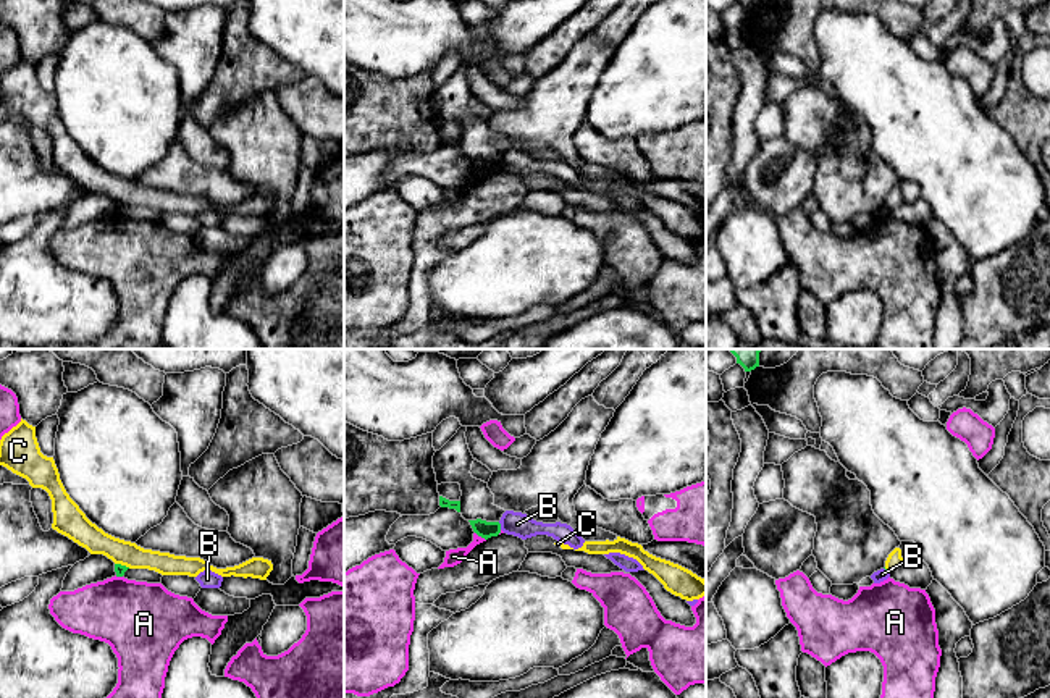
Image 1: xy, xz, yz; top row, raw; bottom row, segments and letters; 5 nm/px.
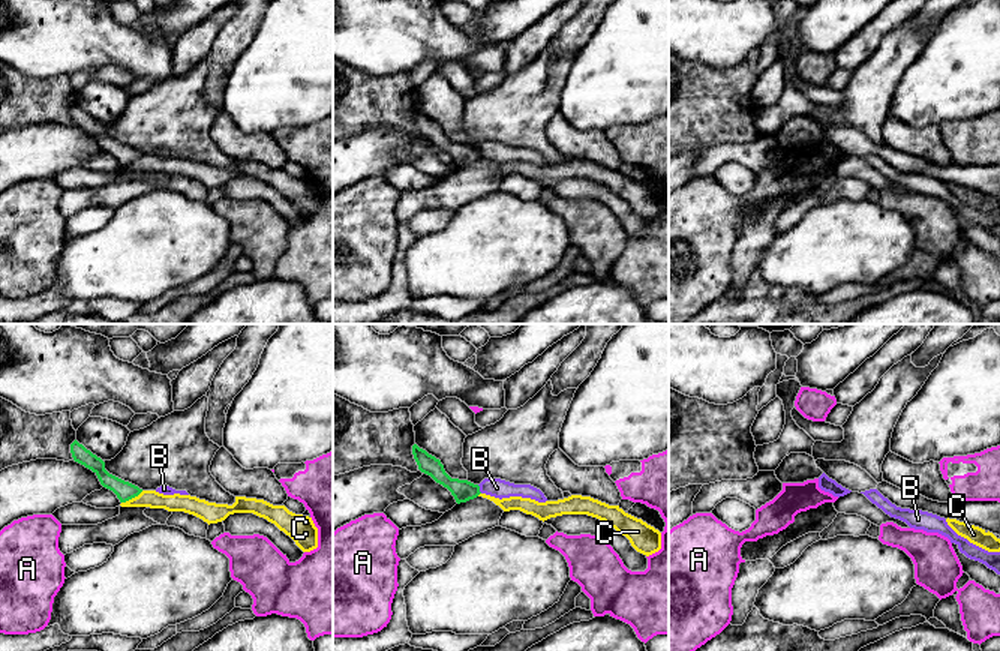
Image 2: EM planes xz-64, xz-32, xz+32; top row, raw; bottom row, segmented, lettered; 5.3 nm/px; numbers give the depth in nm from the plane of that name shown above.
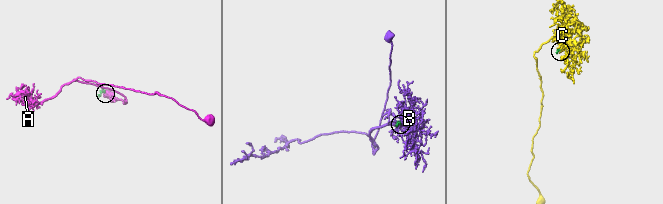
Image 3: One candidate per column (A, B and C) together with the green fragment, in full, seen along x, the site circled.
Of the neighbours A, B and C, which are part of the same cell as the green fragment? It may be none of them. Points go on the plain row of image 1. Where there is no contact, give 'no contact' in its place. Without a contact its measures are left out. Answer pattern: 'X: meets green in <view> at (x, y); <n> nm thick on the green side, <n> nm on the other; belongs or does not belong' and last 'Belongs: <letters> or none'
A: meets green in xz at (480, 173); 90 nm thick on the green side, 80 nm on the other; does not belong
B: meets green in xz at (499, 163); 90 nm thick on the green side, 120 nm on the other; does not belong
C: meets green in xy at (123, 204); 50 nm thick on the green side, 130 nm on the other; does not belong
Belongs: none

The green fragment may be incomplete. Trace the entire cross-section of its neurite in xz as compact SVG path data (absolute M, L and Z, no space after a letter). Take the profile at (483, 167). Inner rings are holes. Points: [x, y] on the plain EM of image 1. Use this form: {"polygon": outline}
{"polygon": "M477 157L477 158L468 158L473 170L488 178L491 174L498 174L501 171L501 162L499 160L486 160L486 158L481 158L481 157Z"}

